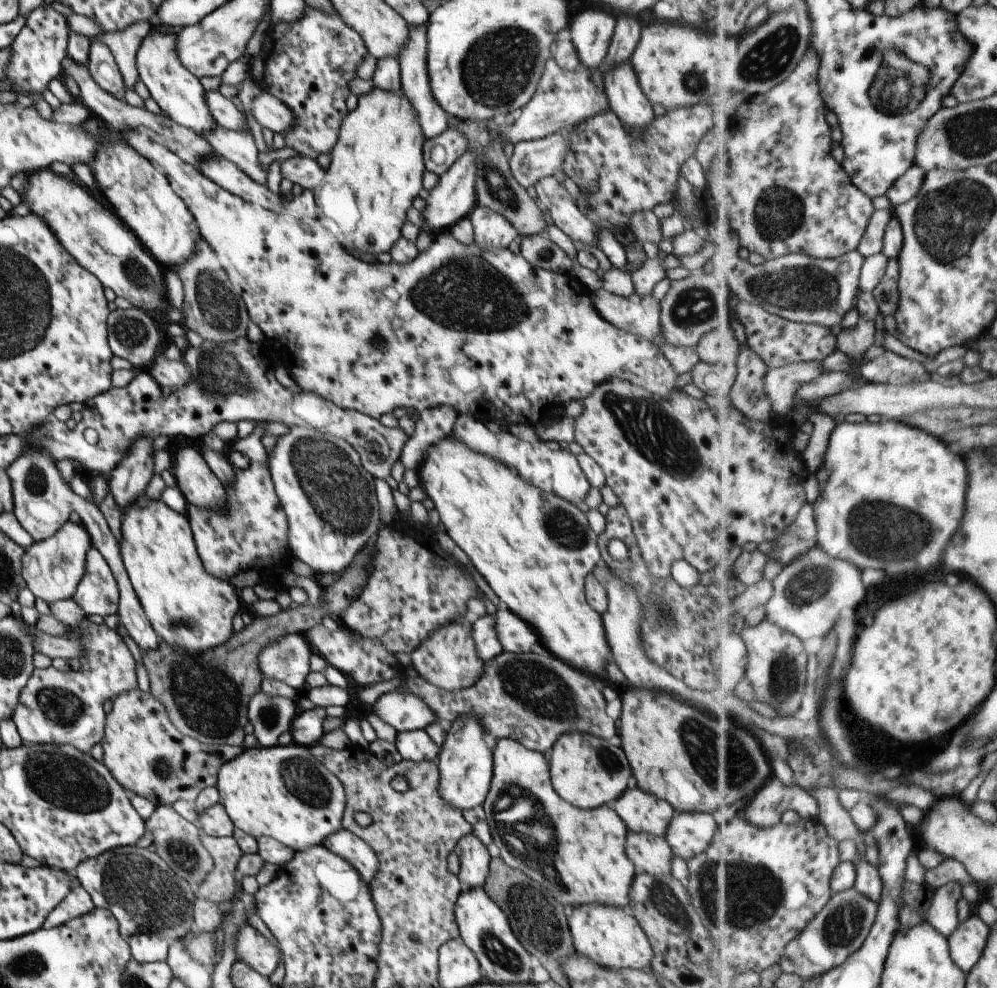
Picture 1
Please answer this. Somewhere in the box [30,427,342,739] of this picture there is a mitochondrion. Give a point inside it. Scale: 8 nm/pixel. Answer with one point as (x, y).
(64, 709)

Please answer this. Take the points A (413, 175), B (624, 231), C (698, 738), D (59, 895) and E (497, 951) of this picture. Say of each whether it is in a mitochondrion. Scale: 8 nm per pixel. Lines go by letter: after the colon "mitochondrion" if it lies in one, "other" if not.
A: other
B: other
C: mitochondrion
D: other
E: mitochondrion

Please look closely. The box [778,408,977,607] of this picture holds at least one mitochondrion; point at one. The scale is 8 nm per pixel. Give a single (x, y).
(878, 528)

